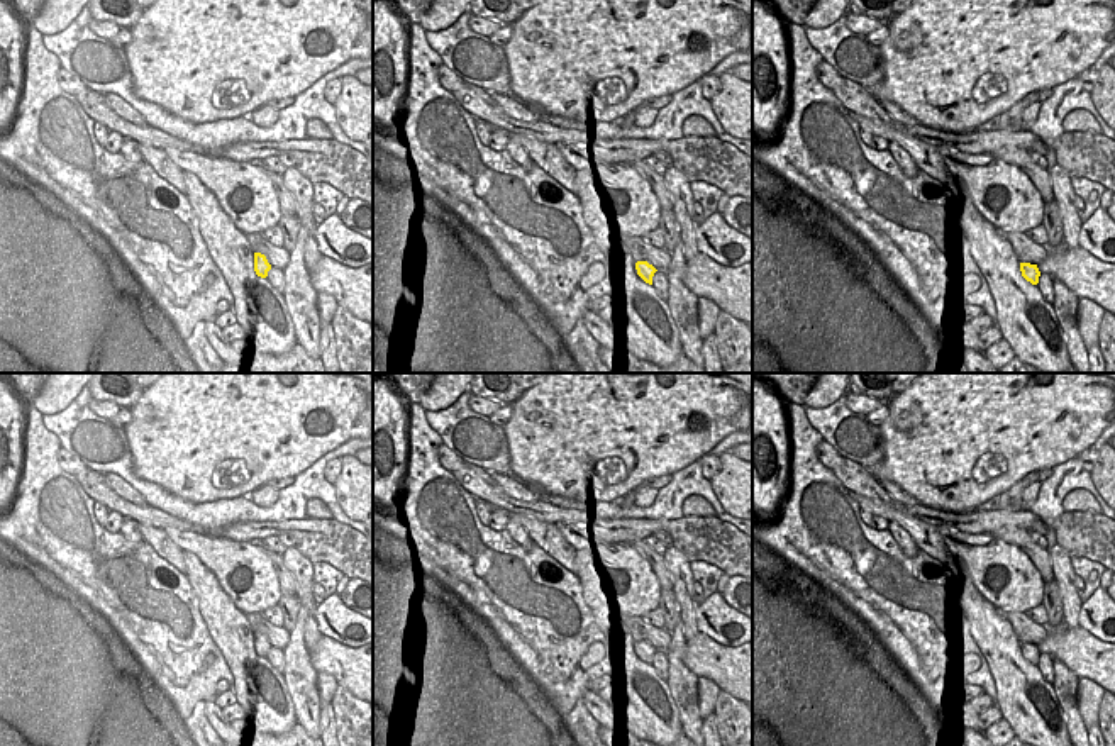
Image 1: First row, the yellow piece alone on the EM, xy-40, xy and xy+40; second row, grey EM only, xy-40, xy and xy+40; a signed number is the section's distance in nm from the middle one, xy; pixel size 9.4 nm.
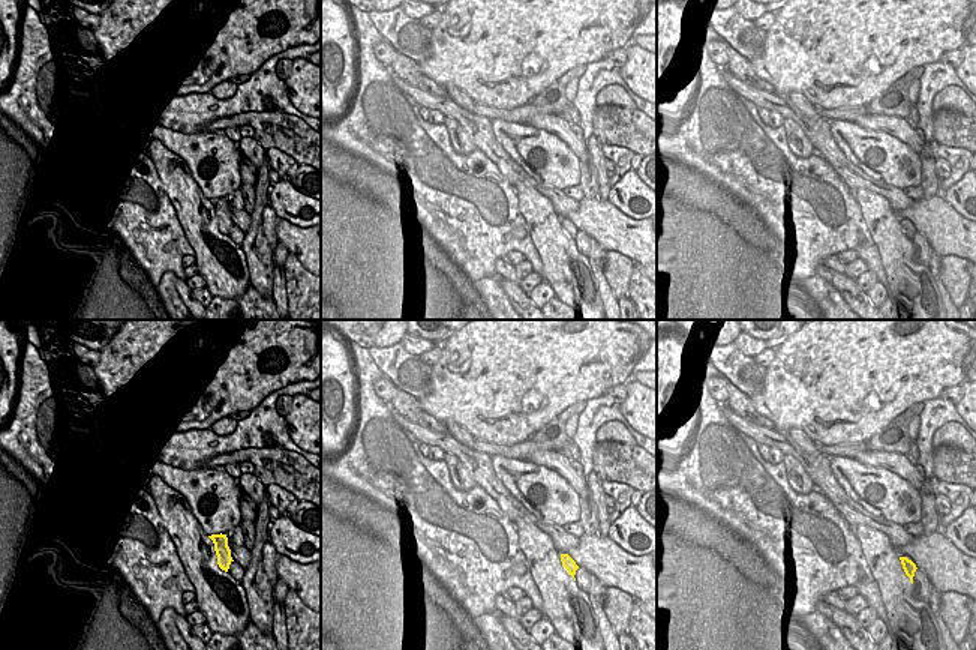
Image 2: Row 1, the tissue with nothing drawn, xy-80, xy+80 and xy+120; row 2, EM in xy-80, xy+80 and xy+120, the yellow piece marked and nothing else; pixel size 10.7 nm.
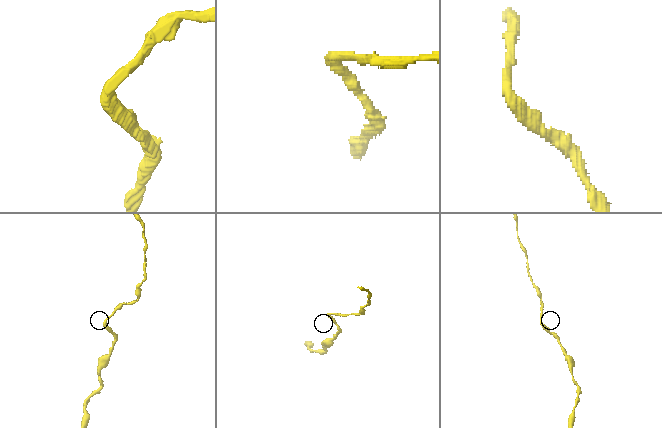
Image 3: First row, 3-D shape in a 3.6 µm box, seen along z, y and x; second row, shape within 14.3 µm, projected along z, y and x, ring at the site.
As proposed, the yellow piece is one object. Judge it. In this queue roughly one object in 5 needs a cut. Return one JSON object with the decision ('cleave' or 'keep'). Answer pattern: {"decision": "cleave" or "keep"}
{"decision": "keep"}

